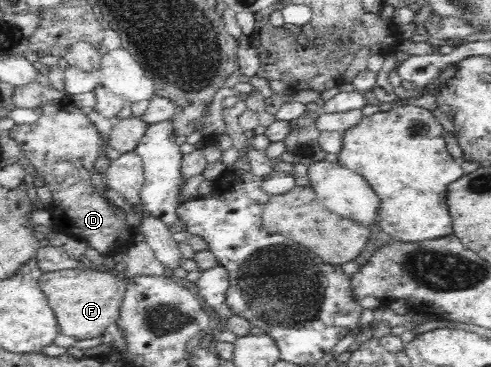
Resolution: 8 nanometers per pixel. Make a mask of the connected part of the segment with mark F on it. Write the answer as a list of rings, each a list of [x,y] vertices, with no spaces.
[[[78,268],[43,272],[38,285],[56,314],[59,331],[76,339],[99,337],[112,323],[116,324],[128,287],[119,275]]]

